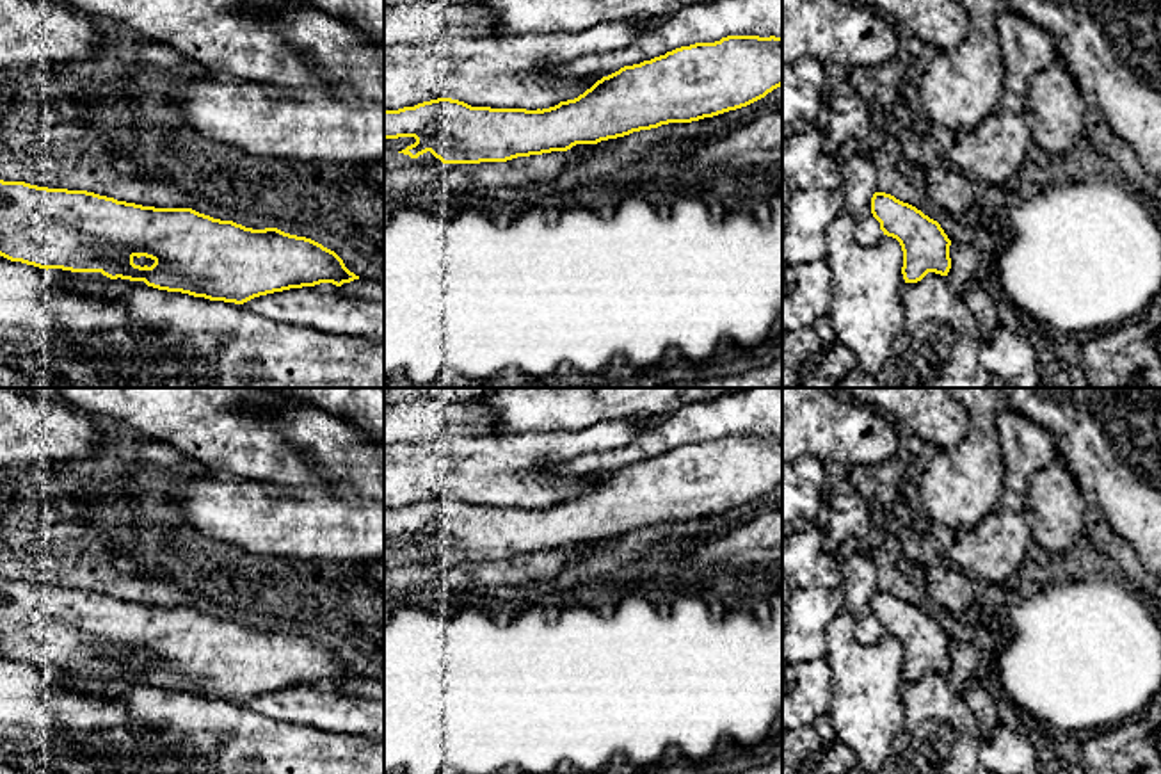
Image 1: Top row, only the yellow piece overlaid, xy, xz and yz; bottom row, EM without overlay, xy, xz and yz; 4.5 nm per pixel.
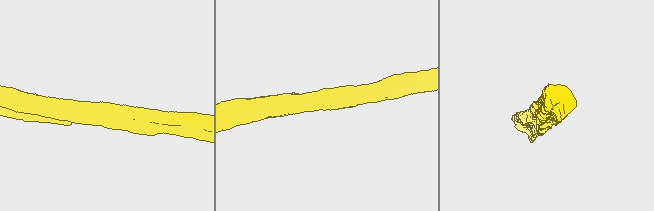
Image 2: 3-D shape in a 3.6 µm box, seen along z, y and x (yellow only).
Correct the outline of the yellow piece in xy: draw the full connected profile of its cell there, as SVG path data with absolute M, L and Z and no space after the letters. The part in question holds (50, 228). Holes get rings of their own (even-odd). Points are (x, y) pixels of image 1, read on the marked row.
M0 180L0 256L39 269L101 272L110 279L244 304L290 288L359 279L322 244L277 228L252 230L192 208L155 208L87 190Z

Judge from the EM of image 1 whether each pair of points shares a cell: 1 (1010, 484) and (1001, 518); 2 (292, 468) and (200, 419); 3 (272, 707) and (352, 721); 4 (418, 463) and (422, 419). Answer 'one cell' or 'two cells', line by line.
1: two cells
2: one cell
3: one cell
4: two cells

